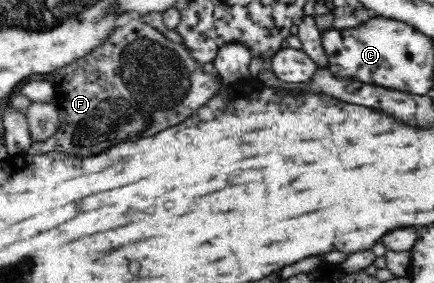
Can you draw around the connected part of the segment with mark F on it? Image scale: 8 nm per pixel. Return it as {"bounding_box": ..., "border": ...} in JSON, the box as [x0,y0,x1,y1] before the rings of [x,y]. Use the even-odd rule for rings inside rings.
{"bounding_box":[25,18,222,157],"border":[[[136,18],[124,19],[117,27],[113,27],[113,31],[103,39],[101,45],[85,53],[85,57],[77,57],[75,61],[59,68],[51,75],[51,81],[55,85],[53,102],[57,105],[59,127],[45,140],[34,141],[25,152],[30,156],[61,151],[69,155],[89,157],[101,153],[103,149],[115,147],[117,143],[137,141],[147,133],[155,135],[185,121],[219,94],[222,88],[218,73],[205,72],[202,64],[193,59],[190,52],[179,43],[169,40],[165,33]]]}

